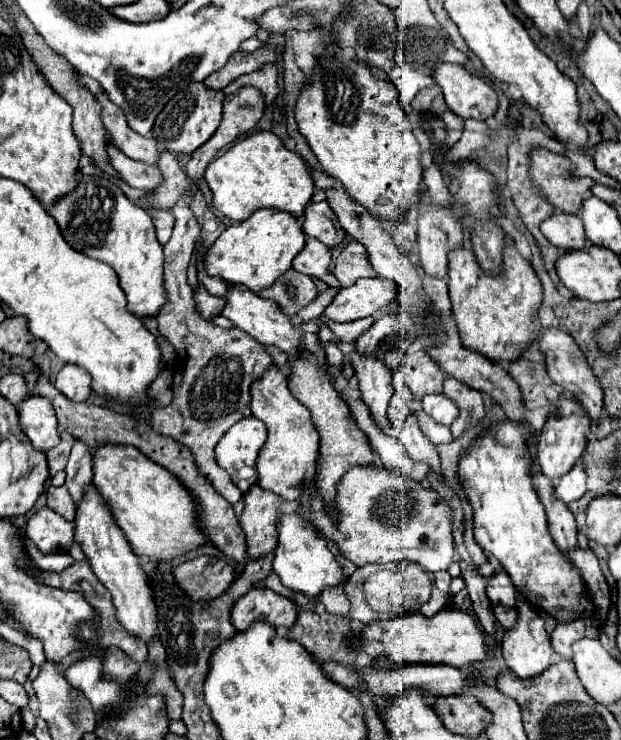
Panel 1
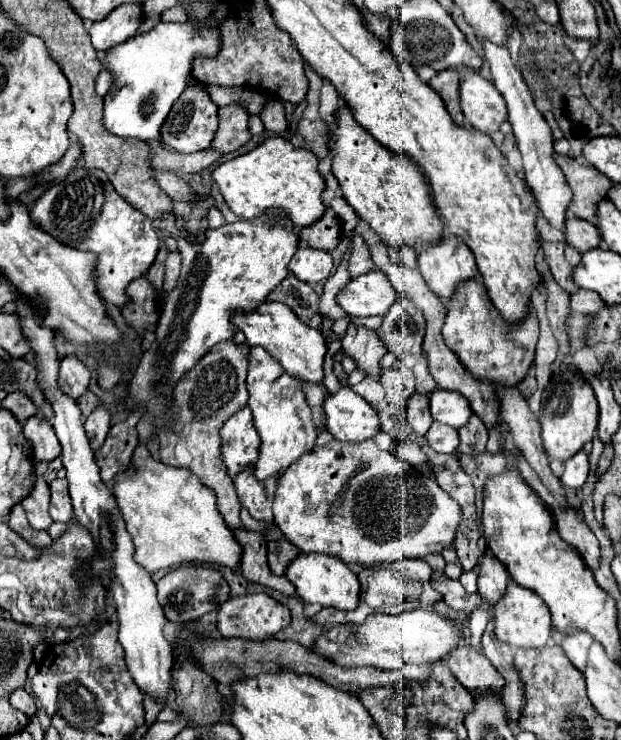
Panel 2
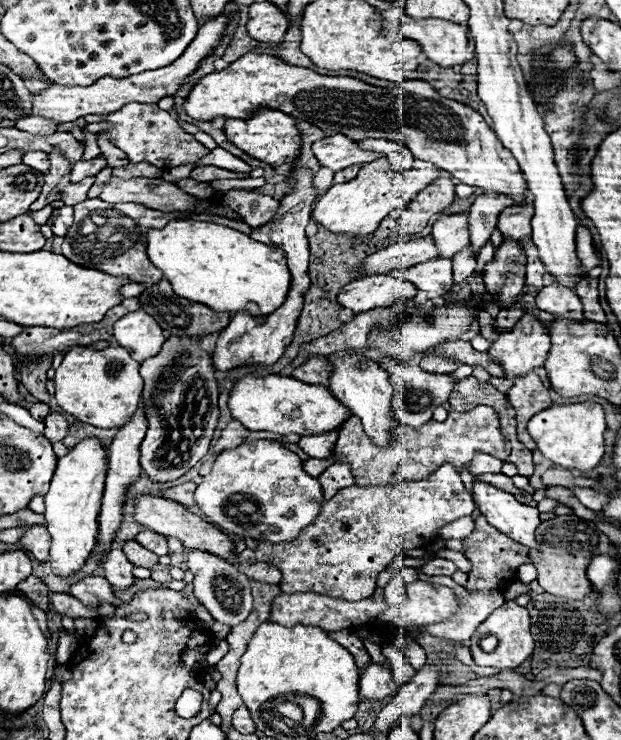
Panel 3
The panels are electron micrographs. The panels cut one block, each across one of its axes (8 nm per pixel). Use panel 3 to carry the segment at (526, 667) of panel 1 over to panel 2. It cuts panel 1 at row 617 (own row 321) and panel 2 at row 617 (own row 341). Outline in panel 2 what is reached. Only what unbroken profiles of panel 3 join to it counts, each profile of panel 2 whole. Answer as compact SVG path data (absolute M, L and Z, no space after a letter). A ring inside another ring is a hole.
M510 582L506 596L500 602L496 602L494 612L496 612L494 634L500 642L506 642L506 644L518 646L518 648L534 648L534 650L546 648L546 642L550 638L550 630L552 630L550 612L538 594L518 586L516 582Z

